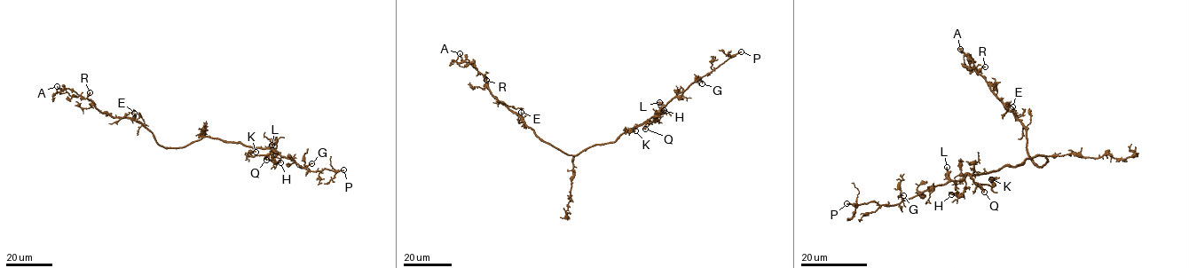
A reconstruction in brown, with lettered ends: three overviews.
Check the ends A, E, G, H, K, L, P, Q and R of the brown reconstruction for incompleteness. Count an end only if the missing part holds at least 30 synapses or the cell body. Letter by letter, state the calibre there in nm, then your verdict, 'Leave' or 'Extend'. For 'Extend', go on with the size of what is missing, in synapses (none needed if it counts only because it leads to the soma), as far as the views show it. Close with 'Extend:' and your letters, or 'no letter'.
A: Thickness 130 nm. Leave
E: Thickness 100 nm. Leave
G: Thickness 150 nm. Leave
H: Thickness 160 nm. Leave
K: Thickness 160 nm. Leave
L: Thickness 170 nm. Leave
P: Thickness 260 nm. Extend
Q: Thickness 240 nm. Leave
R: Thickness 200 nm. Leave
Extend: P

